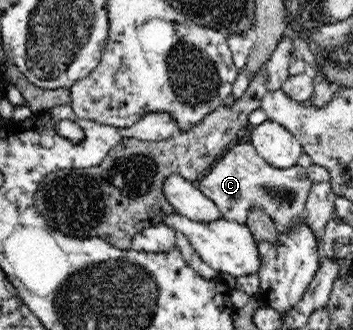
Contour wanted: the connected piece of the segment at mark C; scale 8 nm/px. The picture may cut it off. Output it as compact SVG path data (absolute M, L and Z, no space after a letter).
M237 142L227 154L224 154L212 166L205 178L201 178L197 187L207 198L210 198L215 203L217 209L221 211L224 220L246 225L250 212L255 209L261 209L267 212L267 215L273 220L278 233L281 233L289 231L290 228L297 227L299 223L304 222L306 218L305 203L307 202L312 184L313 182L308 177L308 171L305 167L297 164L284 169L275 168L257 153L255 147L250 142L245 144Z

